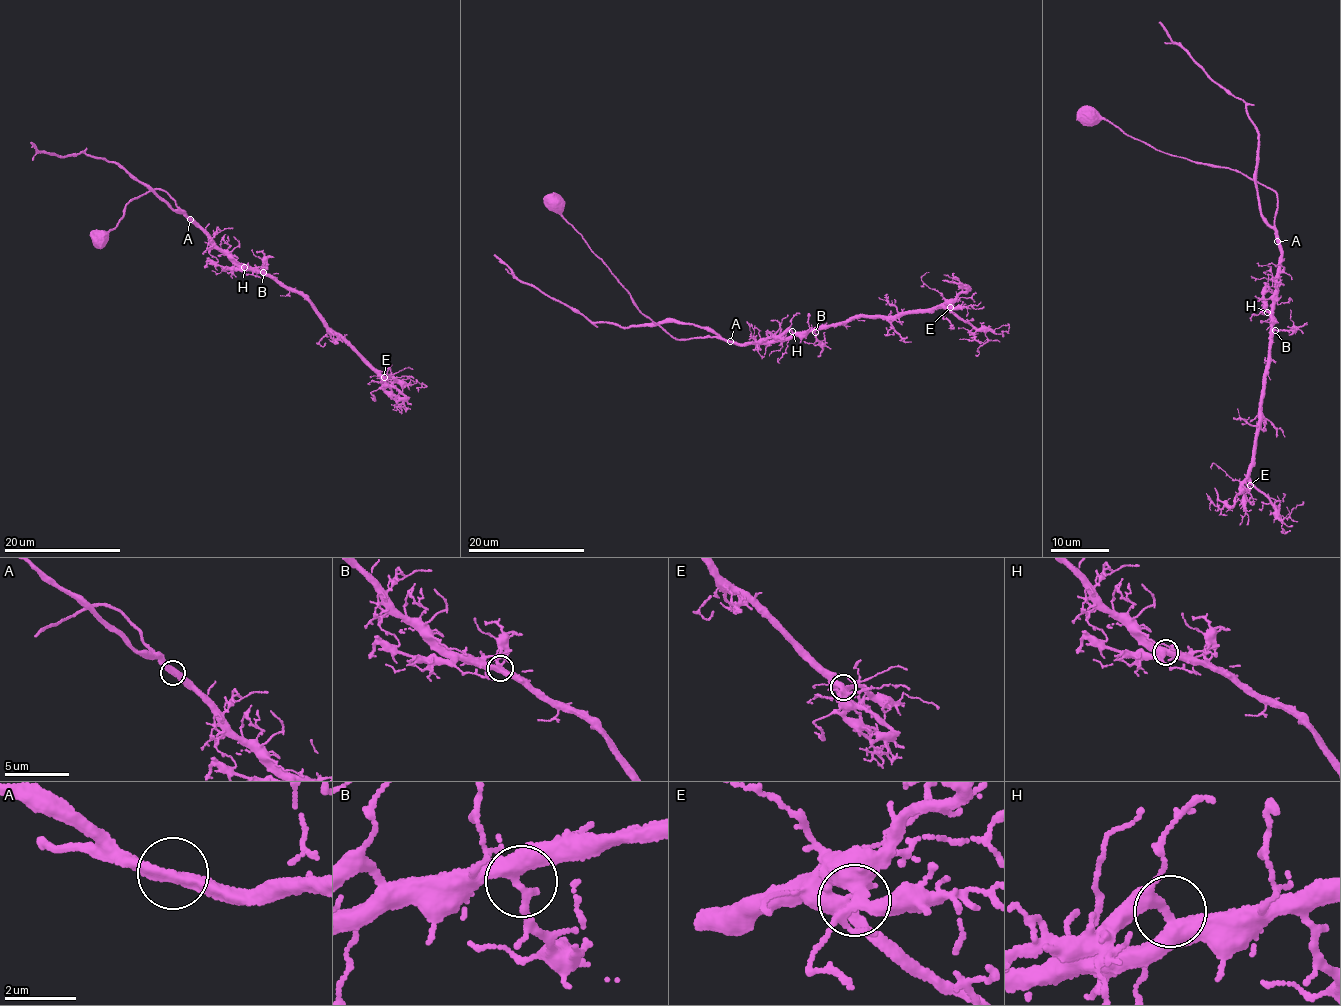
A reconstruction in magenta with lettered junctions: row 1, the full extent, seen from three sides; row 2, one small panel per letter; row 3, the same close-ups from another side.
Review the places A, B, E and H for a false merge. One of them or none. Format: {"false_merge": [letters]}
{"false_merge": []}

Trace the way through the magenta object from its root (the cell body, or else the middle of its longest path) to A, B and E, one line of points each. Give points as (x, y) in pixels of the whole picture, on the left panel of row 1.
A: (101, 240), (97, 231), (108, 232), (114, 229), (131, 199), (151, 190), (164, 190), (189, 220)
B: (101, 240), (97, 231), (108, 232), (114, 229), (131, 199), (161, 188), (216, 245), (241, 265), (263, 272)
E: (101, 240), (97, 231), (114, 229), (131, 199), (161, 188), (241, 265), (293, 288), (322, 323), (384, 377)

